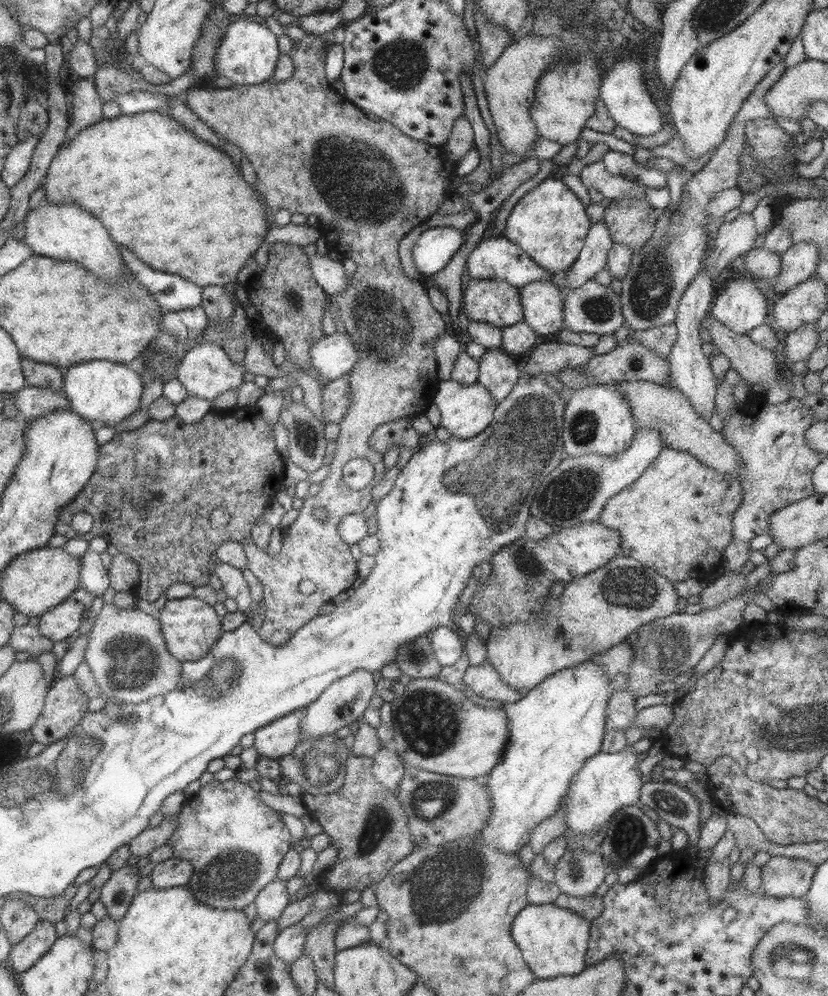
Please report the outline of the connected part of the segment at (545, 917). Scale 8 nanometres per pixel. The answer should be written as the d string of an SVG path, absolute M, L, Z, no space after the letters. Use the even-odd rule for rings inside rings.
M528 903L512 924L512 938L536 978L574 976L579 975L588 966L586 952L590 940L590 923L591 921L582 918L577 912L556 906L554 903Z

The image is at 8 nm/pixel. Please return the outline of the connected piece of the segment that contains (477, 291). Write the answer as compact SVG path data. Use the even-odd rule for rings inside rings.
M470 279L468 287L464 290L462 312L468 316L469 320L492 323L502 330L505 327L522 322L525 317L520 289L513 287L505 280Z

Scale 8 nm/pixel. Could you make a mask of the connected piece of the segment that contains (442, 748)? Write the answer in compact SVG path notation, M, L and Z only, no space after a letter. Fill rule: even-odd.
M437 677L412 679L404 692L391 702L391 725L397 753L410 766L441 775L478 779L488 776L501 761L509 744L511 728L503 706L483 707L467 698L465 691L457 685L442 681Z

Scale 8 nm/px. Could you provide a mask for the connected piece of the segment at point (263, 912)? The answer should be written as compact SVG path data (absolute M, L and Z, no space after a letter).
M275 879L271 884L264 886L257 895L254 904L257 906L258 916L263 920L278 918L291 903L286 884L284 880Z

